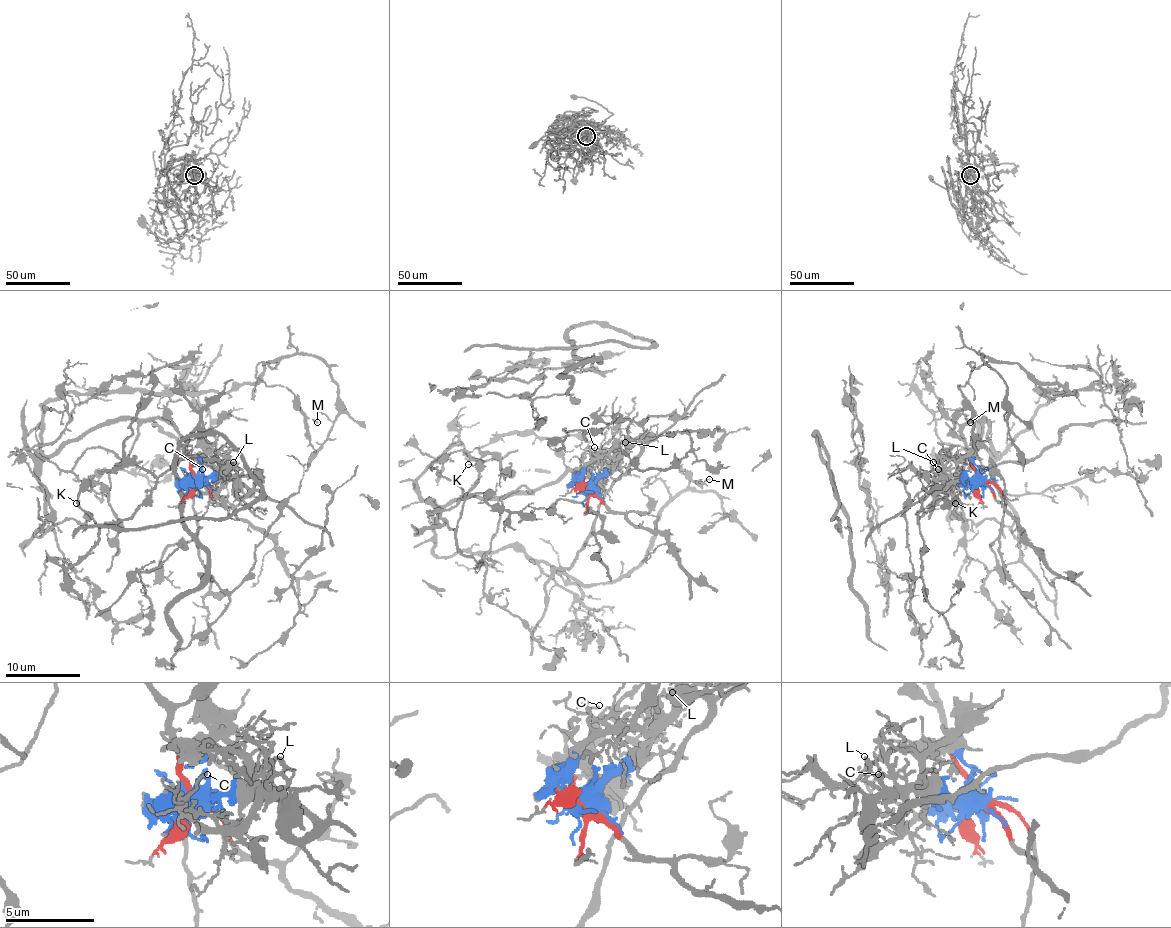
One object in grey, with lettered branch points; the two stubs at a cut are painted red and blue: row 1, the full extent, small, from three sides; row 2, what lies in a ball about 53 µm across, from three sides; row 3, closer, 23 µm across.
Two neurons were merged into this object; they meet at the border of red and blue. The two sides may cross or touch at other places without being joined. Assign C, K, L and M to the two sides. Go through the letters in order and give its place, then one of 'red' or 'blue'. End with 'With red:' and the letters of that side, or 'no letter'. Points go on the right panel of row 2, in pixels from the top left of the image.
C: (938, 469) | blue
K: (955, 503) | red
L: (933, 462) | blue
M: (970, 422) | red
With red: K, M

